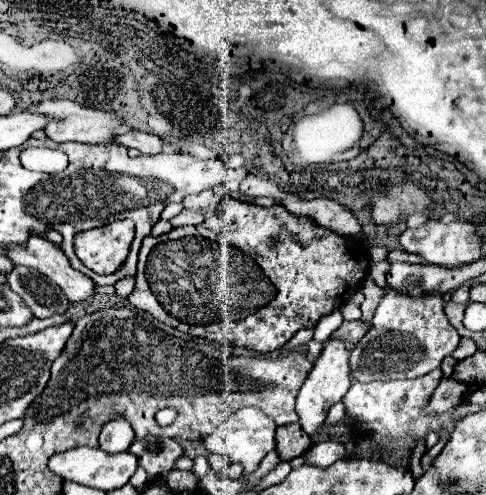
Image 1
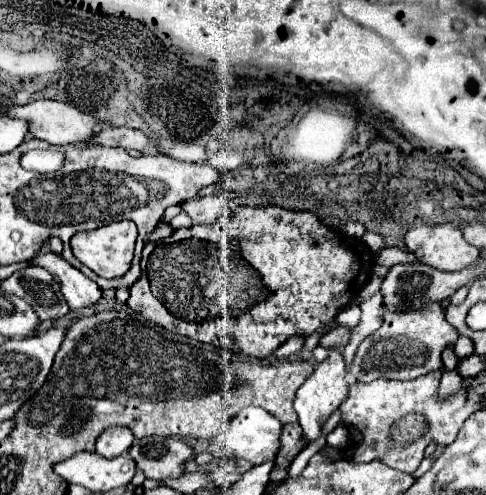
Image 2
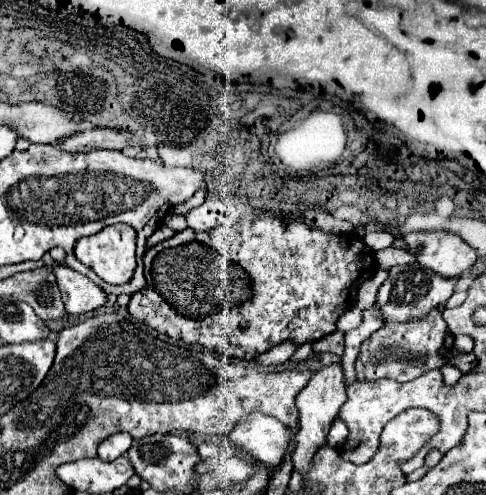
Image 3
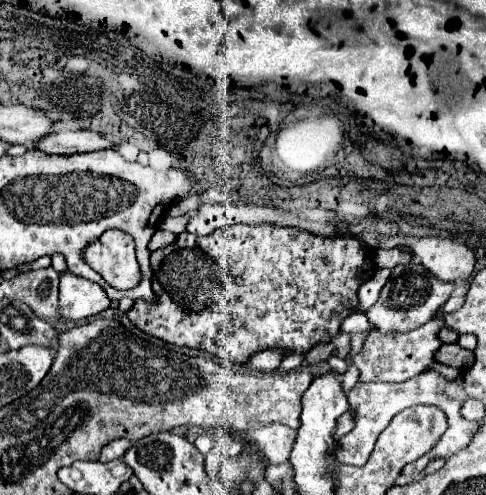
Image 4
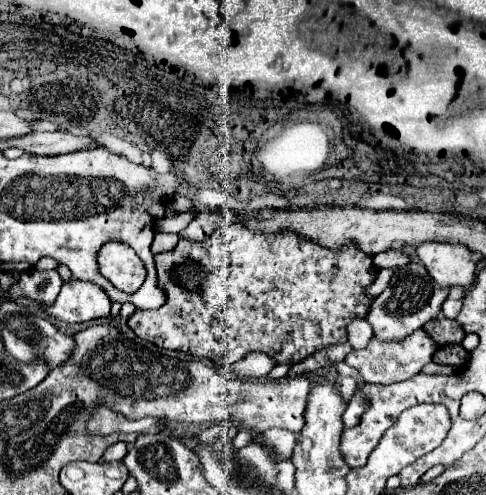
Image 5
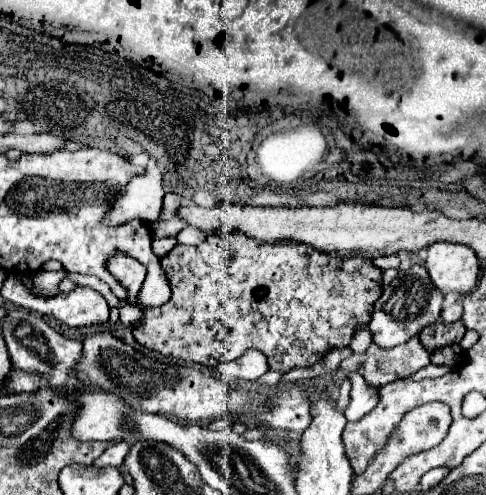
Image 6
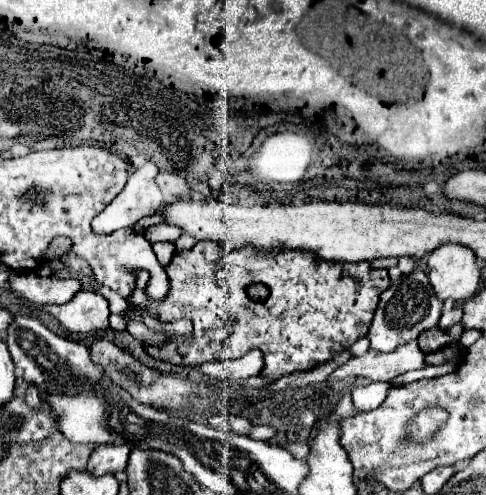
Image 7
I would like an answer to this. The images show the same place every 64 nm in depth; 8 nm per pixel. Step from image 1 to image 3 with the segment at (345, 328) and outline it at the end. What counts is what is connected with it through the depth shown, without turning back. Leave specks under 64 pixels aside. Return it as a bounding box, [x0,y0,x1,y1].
[314,330,344,356]

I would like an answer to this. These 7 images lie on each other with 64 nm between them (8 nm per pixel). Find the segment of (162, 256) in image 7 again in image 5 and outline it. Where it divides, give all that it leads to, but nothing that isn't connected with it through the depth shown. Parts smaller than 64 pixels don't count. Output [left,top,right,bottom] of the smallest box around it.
[152,232,178,254]

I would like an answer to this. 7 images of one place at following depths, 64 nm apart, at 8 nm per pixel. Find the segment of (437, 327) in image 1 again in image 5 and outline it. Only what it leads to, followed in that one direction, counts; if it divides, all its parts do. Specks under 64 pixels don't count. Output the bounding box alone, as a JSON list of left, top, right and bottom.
[344,328,438,384]

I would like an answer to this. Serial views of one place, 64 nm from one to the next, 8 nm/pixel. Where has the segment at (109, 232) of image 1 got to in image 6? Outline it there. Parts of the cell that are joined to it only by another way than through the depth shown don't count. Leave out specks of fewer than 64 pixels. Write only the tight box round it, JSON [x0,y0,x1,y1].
[106,252,146,304]

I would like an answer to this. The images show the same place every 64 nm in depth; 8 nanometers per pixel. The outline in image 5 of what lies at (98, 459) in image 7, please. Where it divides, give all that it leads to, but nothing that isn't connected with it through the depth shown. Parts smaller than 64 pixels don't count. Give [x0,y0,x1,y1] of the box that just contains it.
[100,442,126,462]

